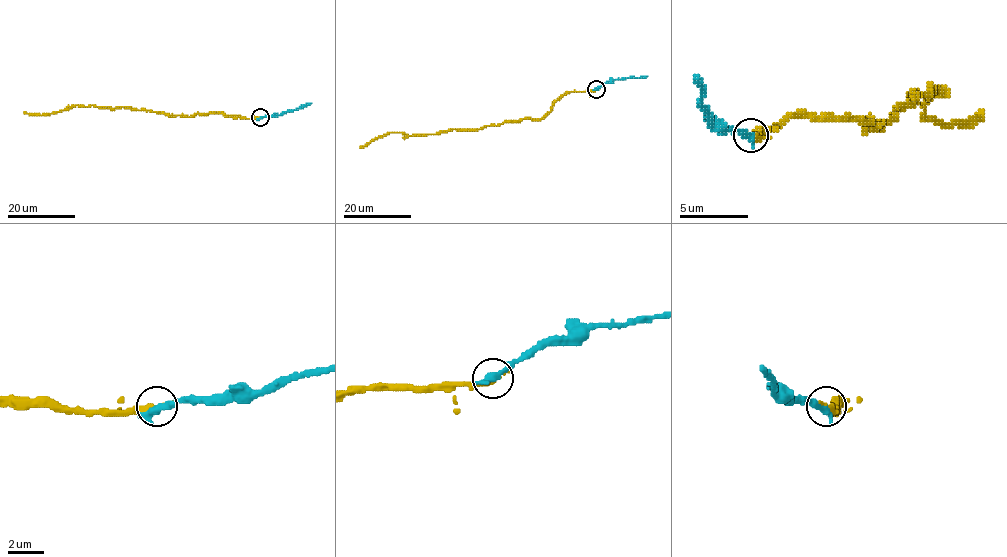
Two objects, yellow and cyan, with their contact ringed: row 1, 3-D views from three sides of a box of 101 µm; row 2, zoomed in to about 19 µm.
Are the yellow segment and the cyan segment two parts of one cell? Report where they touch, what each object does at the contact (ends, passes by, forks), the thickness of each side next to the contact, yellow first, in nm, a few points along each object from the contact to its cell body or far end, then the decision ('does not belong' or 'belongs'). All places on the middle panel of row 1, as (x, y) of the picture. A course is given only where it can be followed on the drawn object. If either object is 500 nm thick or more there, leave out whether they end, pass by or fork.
place (596, 89); calibres 320 and 500 nm; course yellow (596, 90), (565, 93), (541, 119), (504, 121), (472, 130), (451, 128), (428, 134), (388, 133), (359, 147); course cyan (596, 89), (615, 80), (648, 76); belongs

